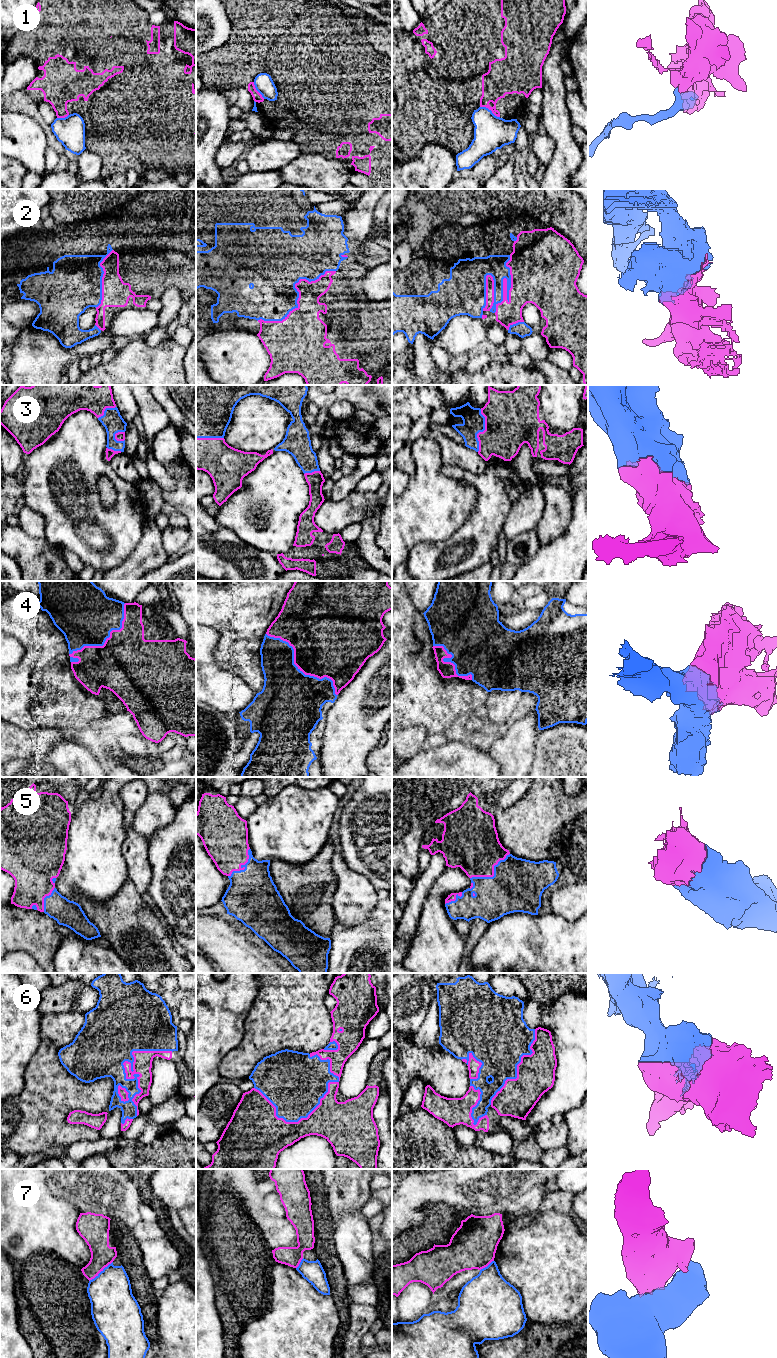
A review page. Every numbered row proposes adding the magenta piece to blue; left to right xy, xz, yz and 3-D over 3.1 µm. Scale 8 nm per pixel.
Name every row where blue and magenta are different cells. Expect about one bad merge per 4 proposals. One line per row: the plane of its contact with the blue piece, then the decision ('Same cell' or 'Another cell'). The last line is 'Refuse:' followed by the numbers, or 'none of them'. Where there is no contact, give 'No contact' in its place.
1: Touches blue in yz. Another cell
2: Touches blue in xz. Same cell
3: Touches blue in yz. Same cell
4: Touches blue in xz. Same cell
5: Touches blue in yz. Same cell
6: Touches blue in xz. Same cell
7: Touches blue in xy. Another cell
Refuse: 1, 7

